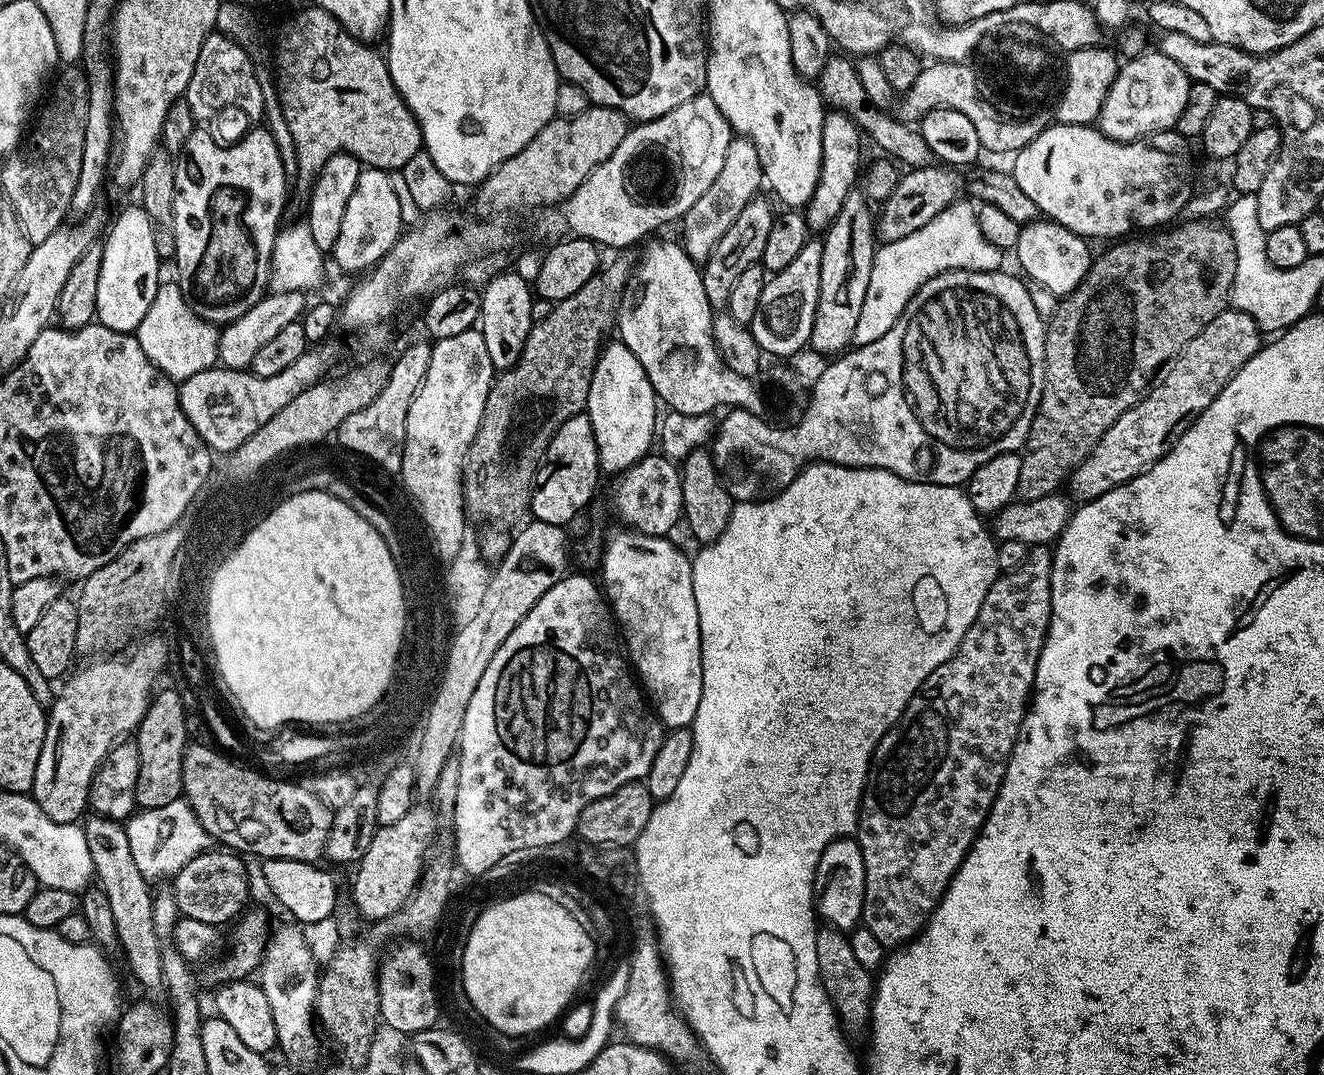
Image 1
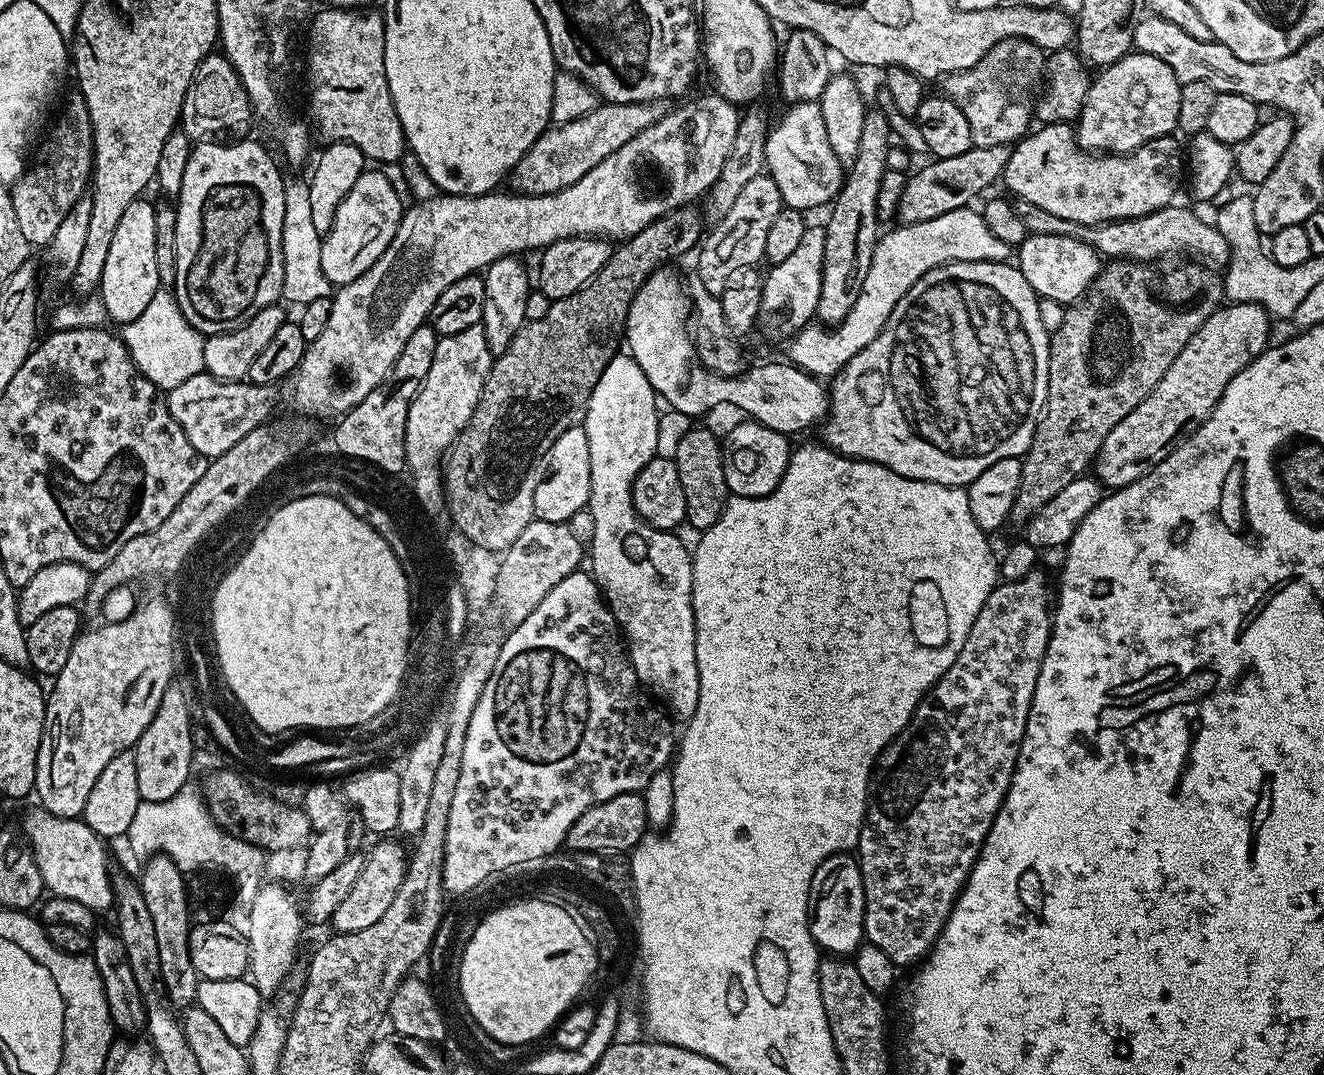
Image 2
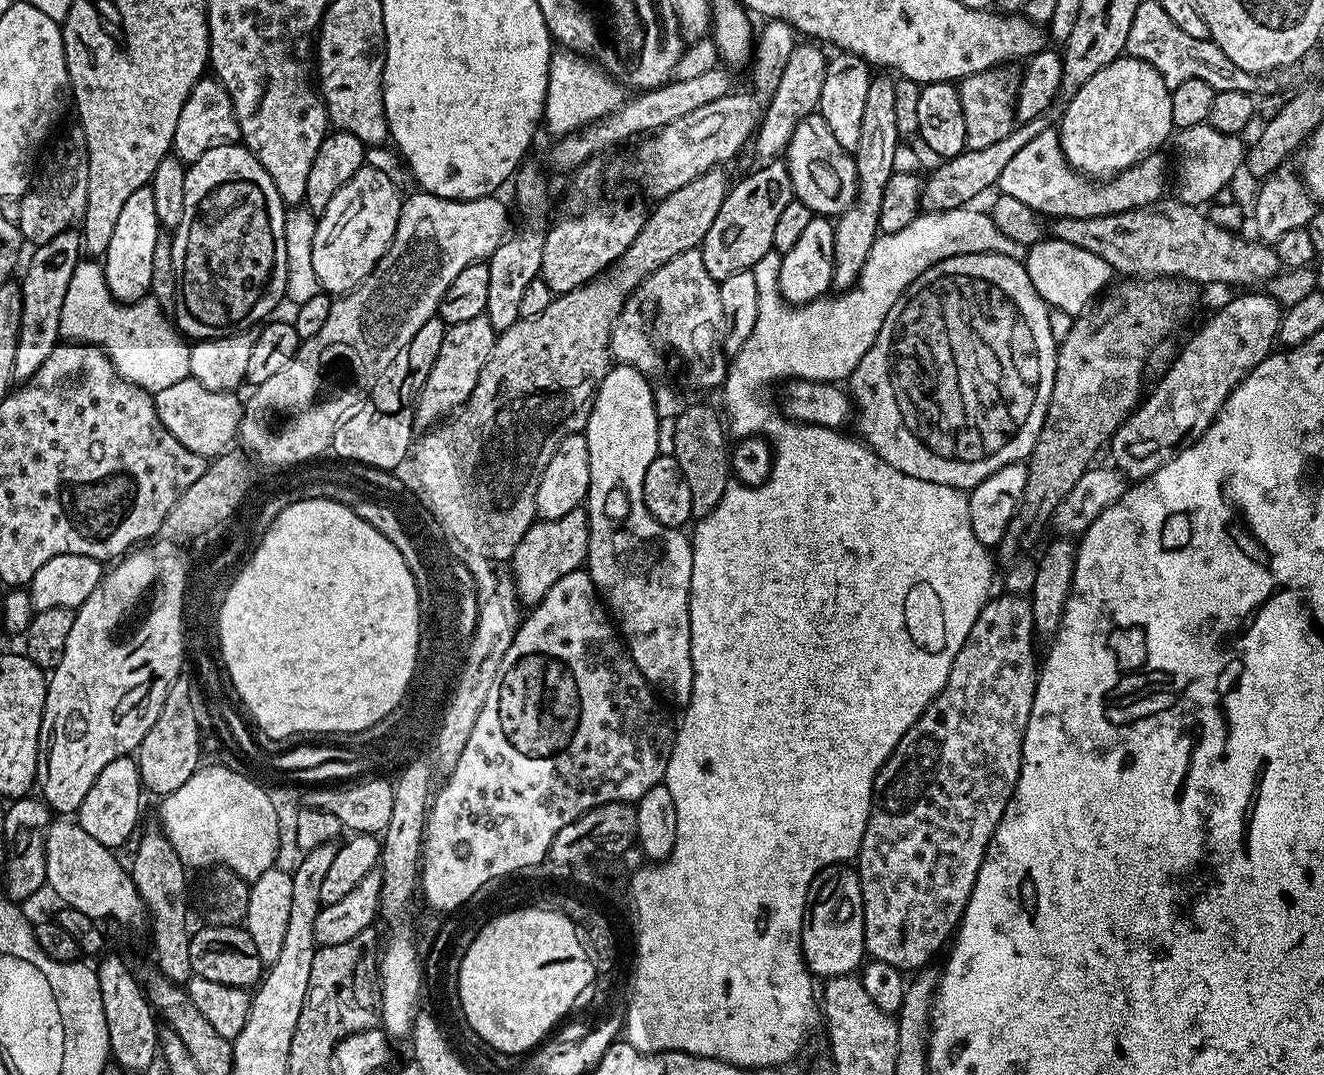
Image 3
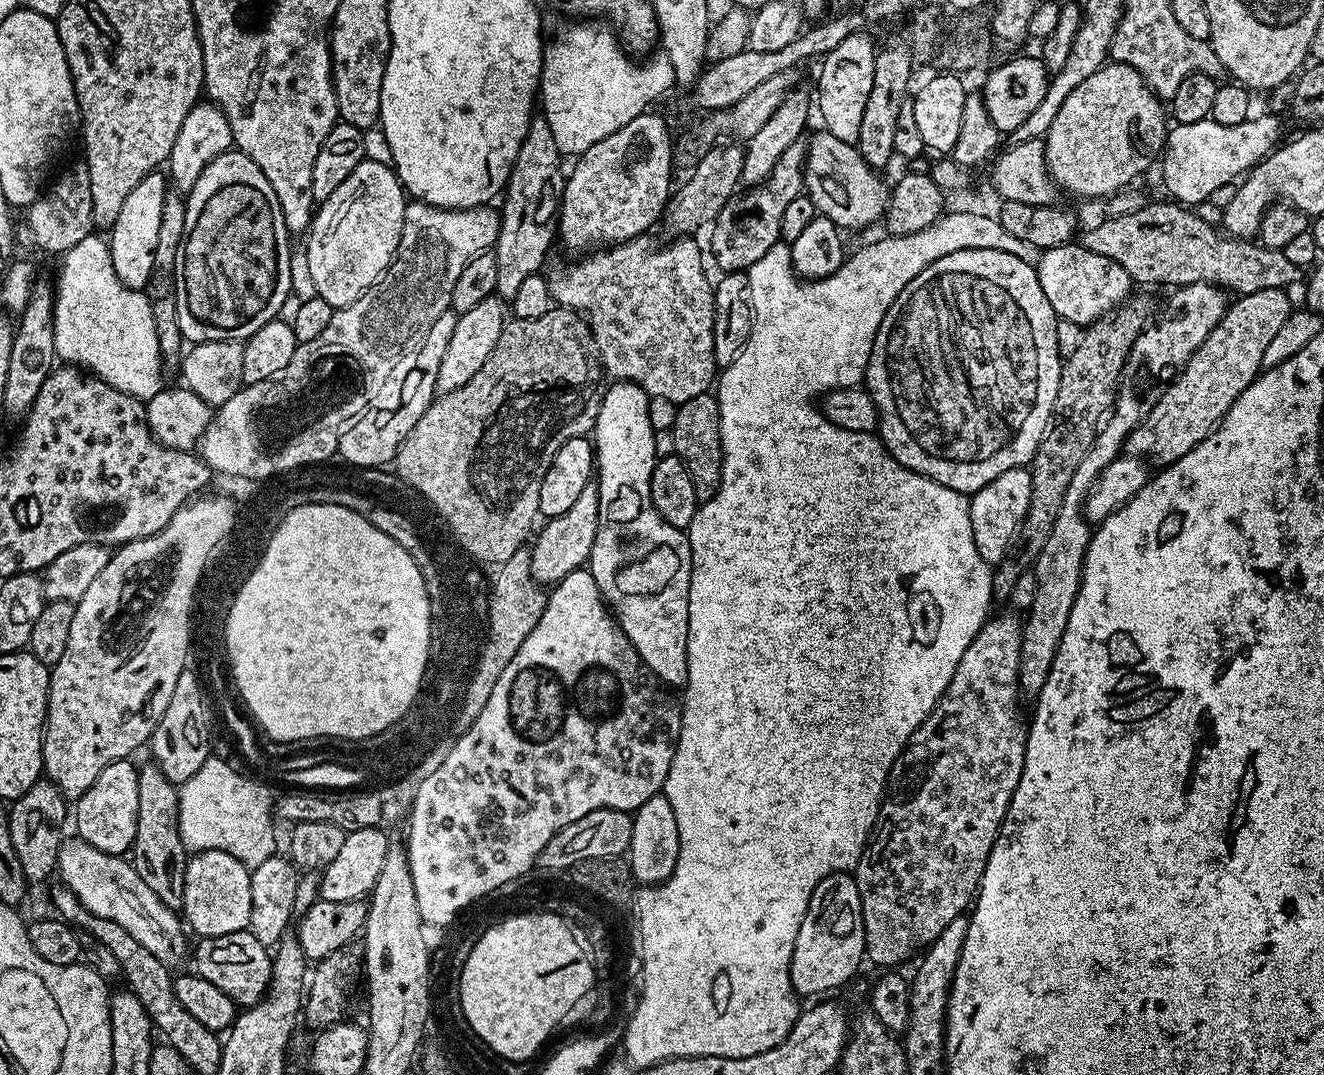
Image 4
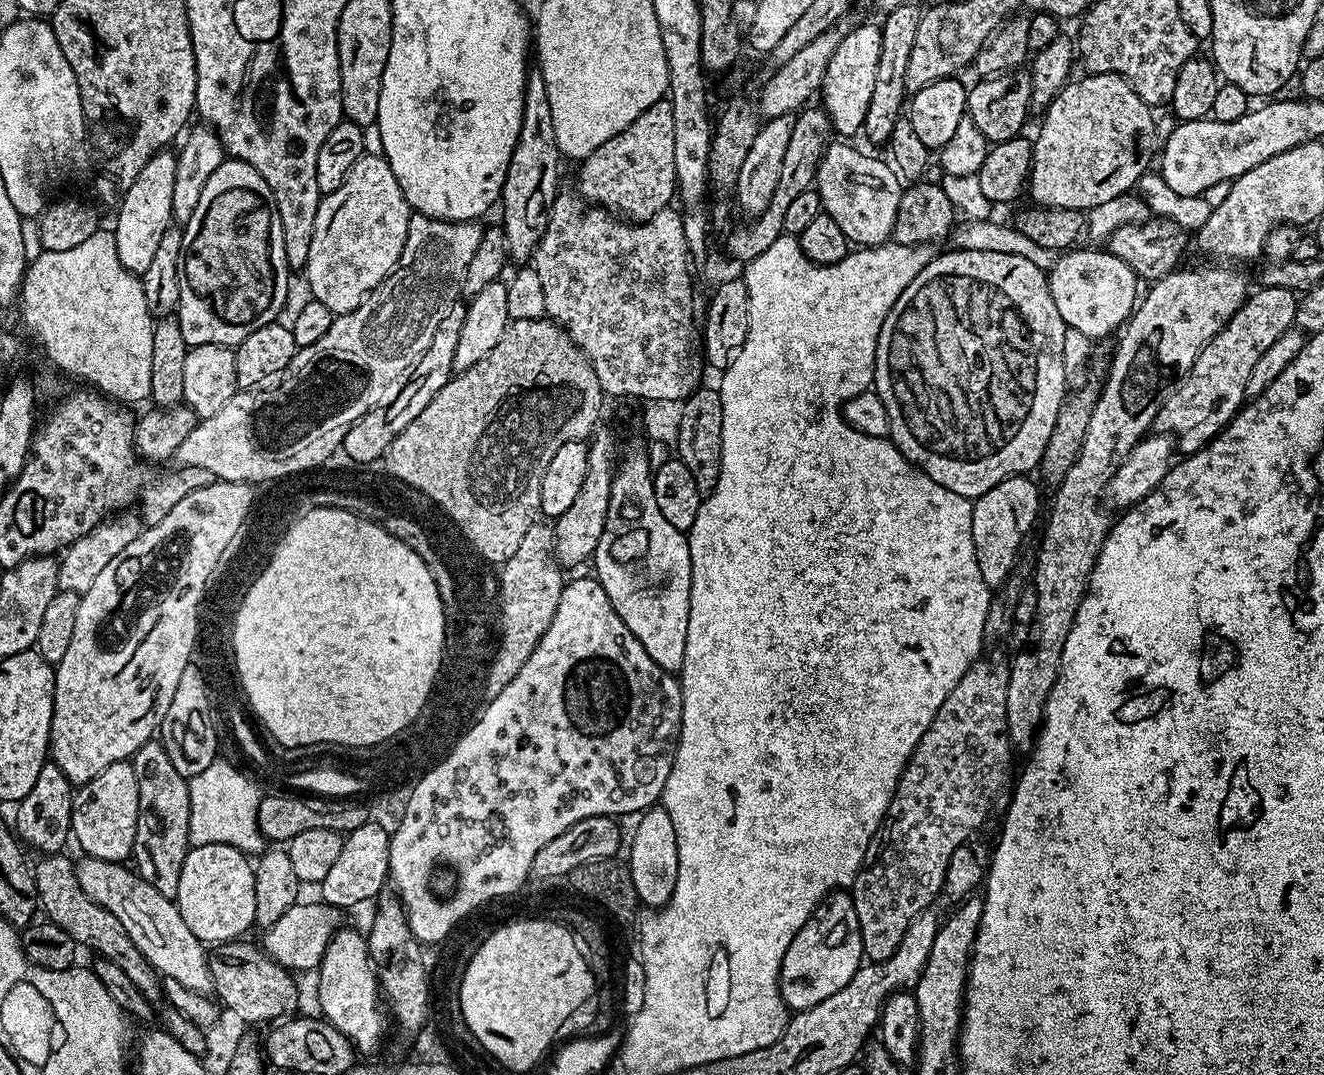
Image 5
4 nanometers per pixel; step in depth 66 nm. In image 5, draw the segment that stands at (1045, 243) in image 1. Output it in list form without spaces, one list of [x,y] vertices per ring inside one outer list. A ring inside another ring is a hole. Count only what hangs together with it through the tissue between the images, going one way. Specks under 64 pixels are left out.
[[[1073,247],[1057,255],[1056,261],[1047,269],[1050,298],[1054,298],[1054,306],[1058,306],[1058,314],[1062,314],[1067,327],[1082,330],[1082,334],[1089,336],[1092,341],[1100,342],[1103,336],[1110,335],[1112,331],[1115,333],[1132,315],[1138,303],[1138,292],[1136,296],[1138,277],[1136,272],[1130,270],[1130,266],[1126,266],[1126,262],[1122,262],[1122,258],[1118,258],[1113,252],[1107,250],[1095,252],[1092,248],[1080,247]]]

